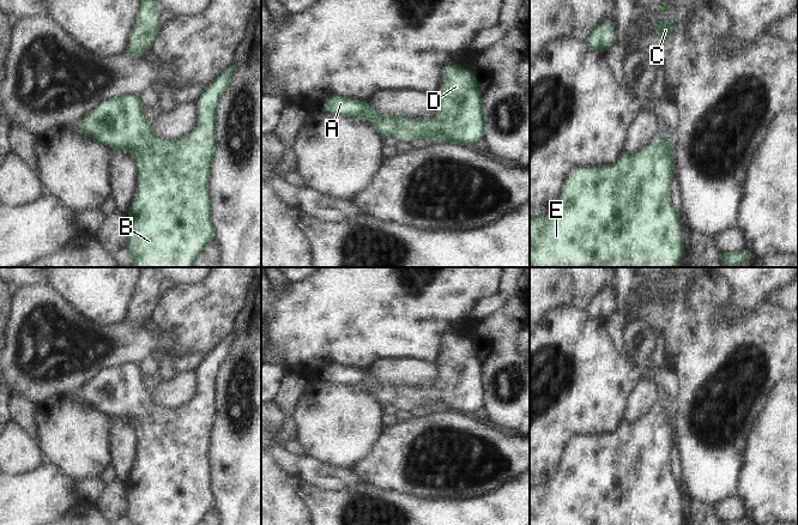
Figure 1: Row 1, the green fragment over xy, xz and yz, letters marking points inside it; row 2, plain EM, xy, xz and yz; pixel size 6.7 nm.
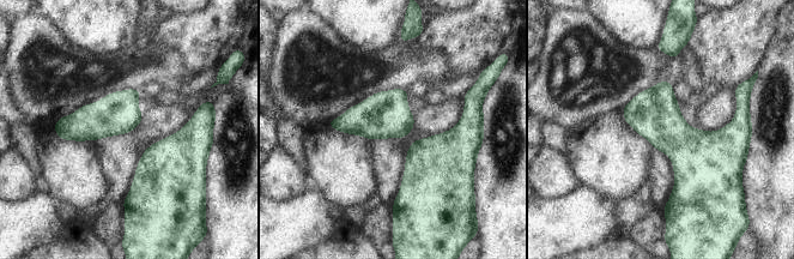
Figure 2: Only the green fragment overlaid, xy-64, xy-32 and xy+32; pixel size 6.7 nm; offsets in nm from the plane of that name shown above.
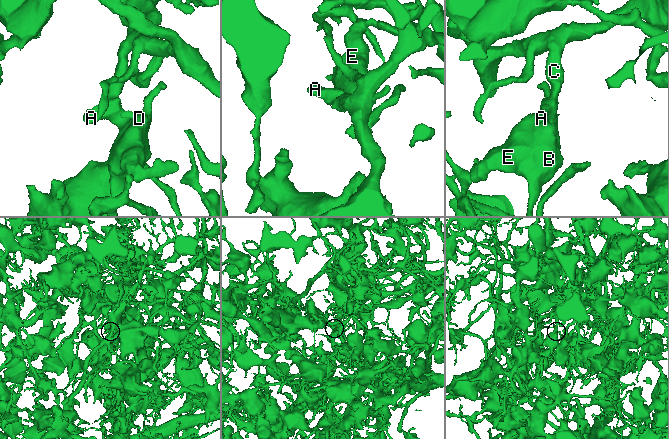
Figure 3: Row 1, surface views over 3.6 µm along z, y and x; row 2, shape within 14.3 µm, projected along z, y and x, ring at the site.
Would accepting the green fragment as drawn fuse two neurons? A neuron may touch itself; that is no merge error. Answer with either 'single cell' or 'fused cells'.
single cell

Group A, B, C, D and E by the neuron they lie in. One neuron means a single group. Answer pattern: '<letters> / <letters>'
A B C D E

